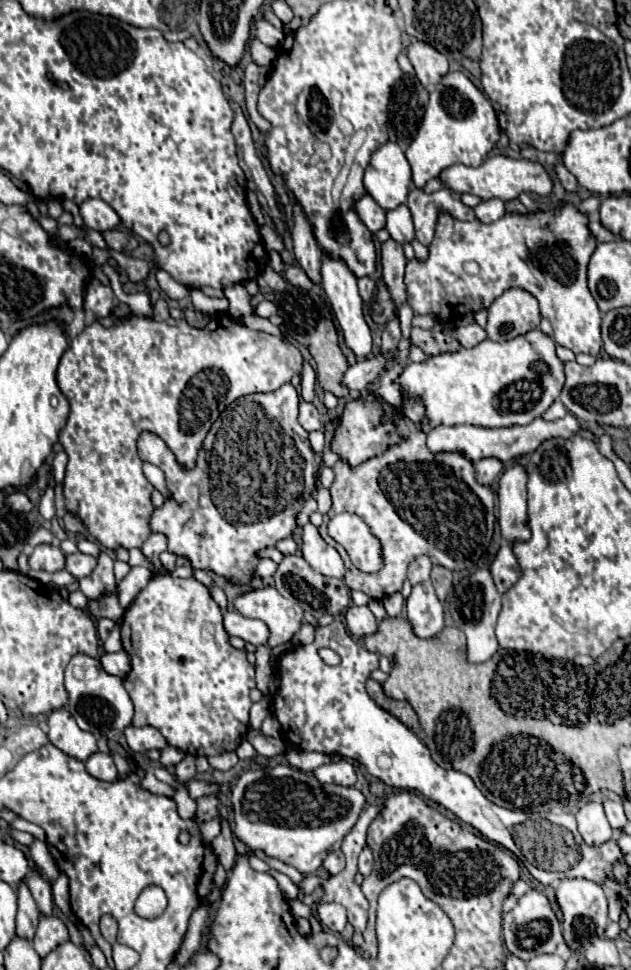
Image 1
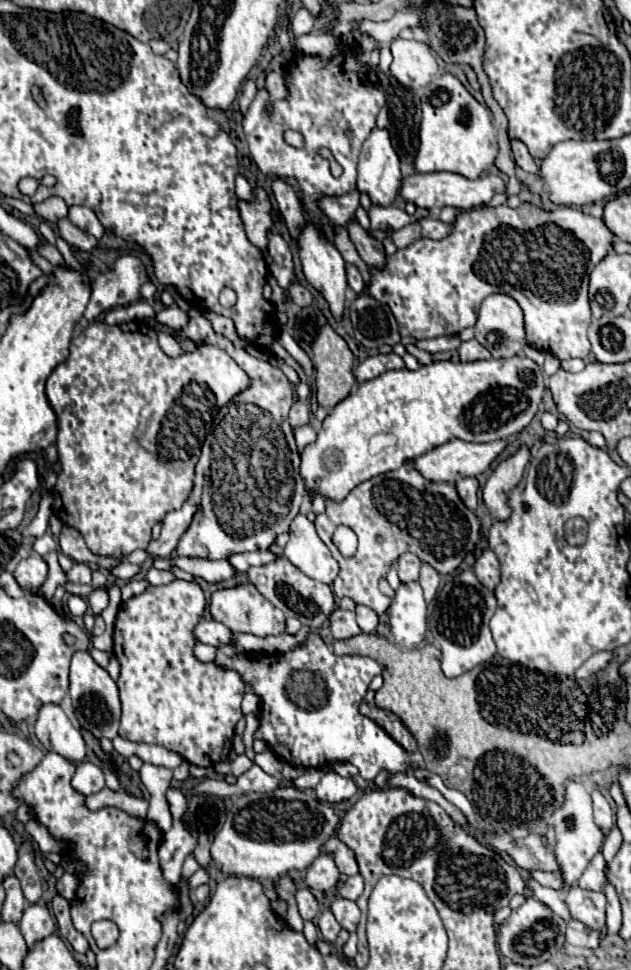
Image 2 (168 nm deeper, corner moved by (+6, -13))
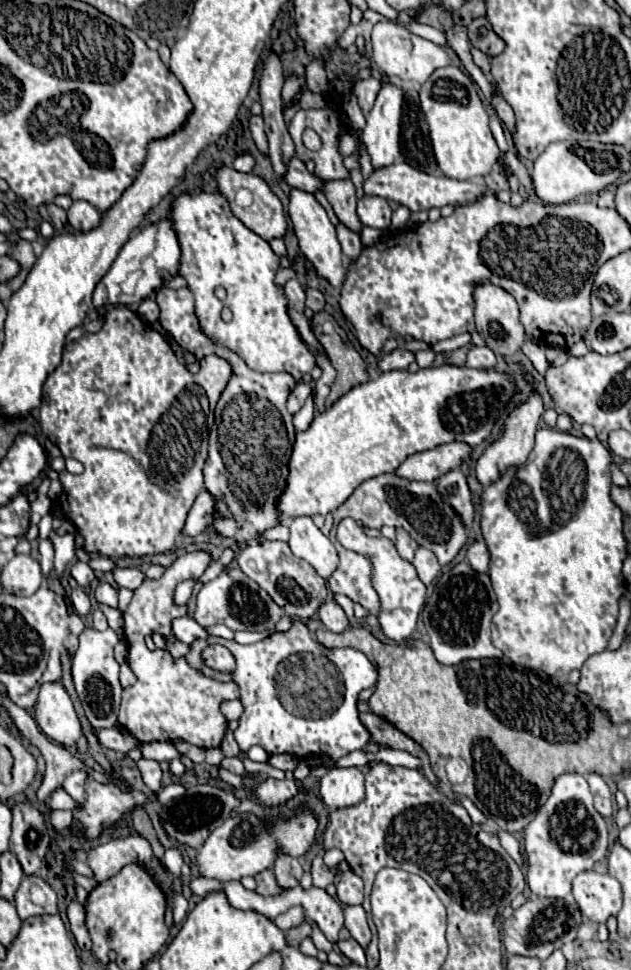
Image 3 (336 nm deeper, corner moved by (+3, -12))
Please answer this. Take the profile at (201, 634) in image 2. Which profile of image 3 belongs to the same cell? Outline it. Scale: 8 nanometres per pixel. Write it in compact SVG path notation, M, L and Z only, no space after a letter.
M183 616L183 618L177 618L173 620L173 632L175 632L175 638L181 640L181 642L195 642L199 638L207 640L211 634L199 624L199 622L193 622L191 616Z

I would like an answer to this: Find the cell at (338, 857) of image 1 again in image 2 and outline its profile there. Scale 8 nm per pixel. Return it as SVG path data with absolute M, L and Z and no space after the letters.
M322 853L308 867L308 871L306 871L306 883L308 883L310 889L324 893L324 891L336 887L338 875L340 873L338 873L338 867L334 865L334 861L326 853Z

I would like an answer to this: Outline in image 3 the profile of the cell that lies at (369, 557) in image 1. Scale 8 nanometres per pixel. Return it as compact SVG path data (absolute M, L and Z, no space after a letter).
M343 518L337 526L337 540L343 548L365 554L373 560L373 586L381 598L381 612L379 612L379 624L387 638L401 642L411 638L411 634L417 630L417 618L425 606L425 584L417 578L417 570L413 564L405 562L397 550L395 544L387 538L369 538L361 532L357 522L353 518Z

